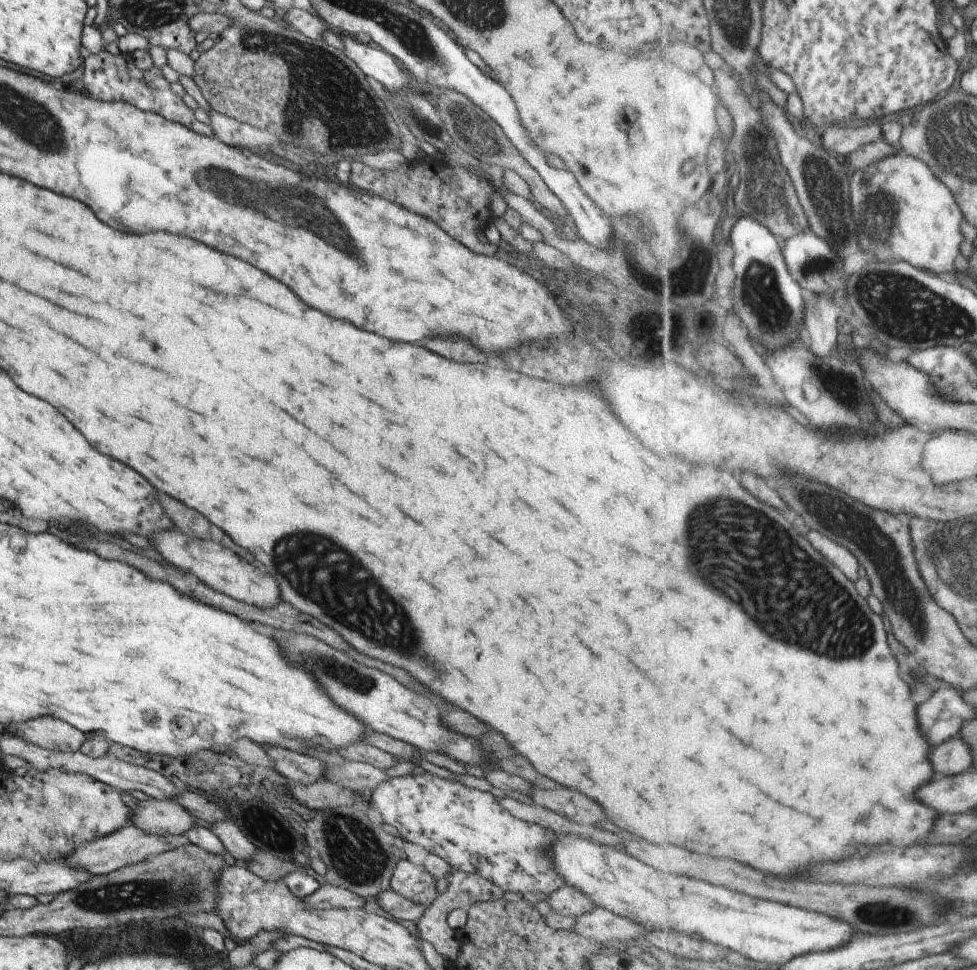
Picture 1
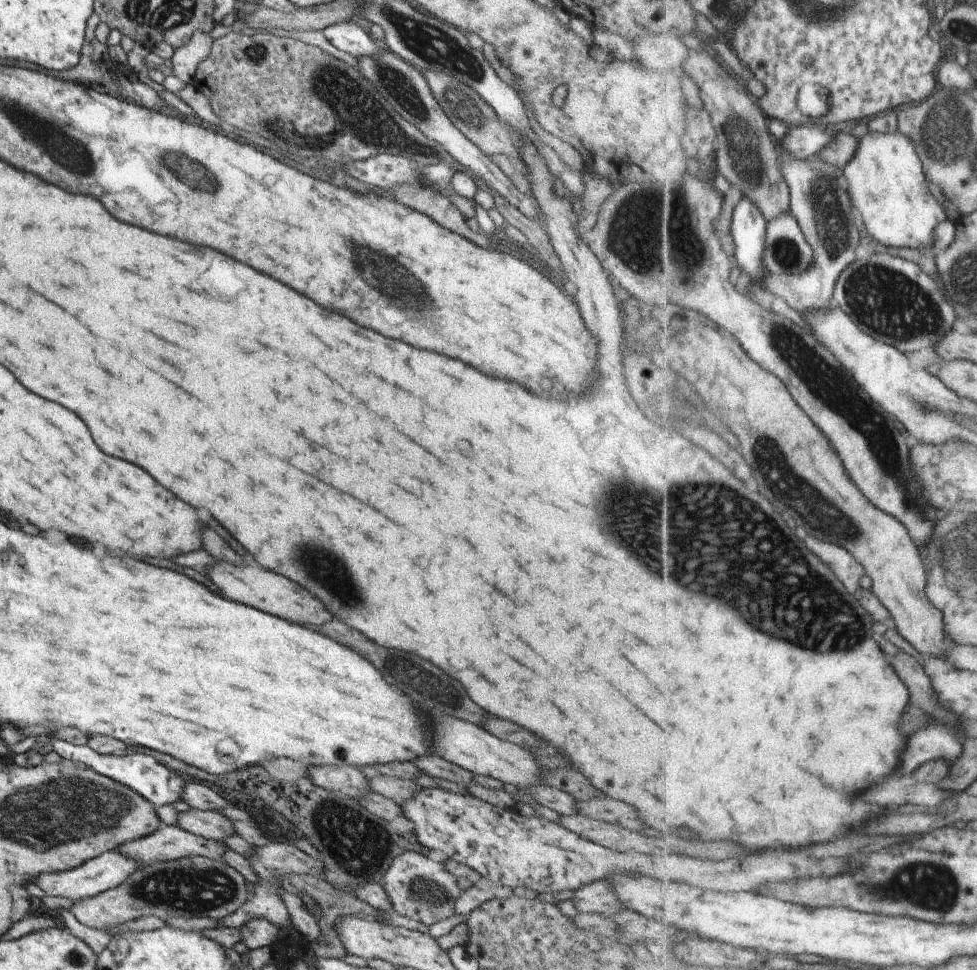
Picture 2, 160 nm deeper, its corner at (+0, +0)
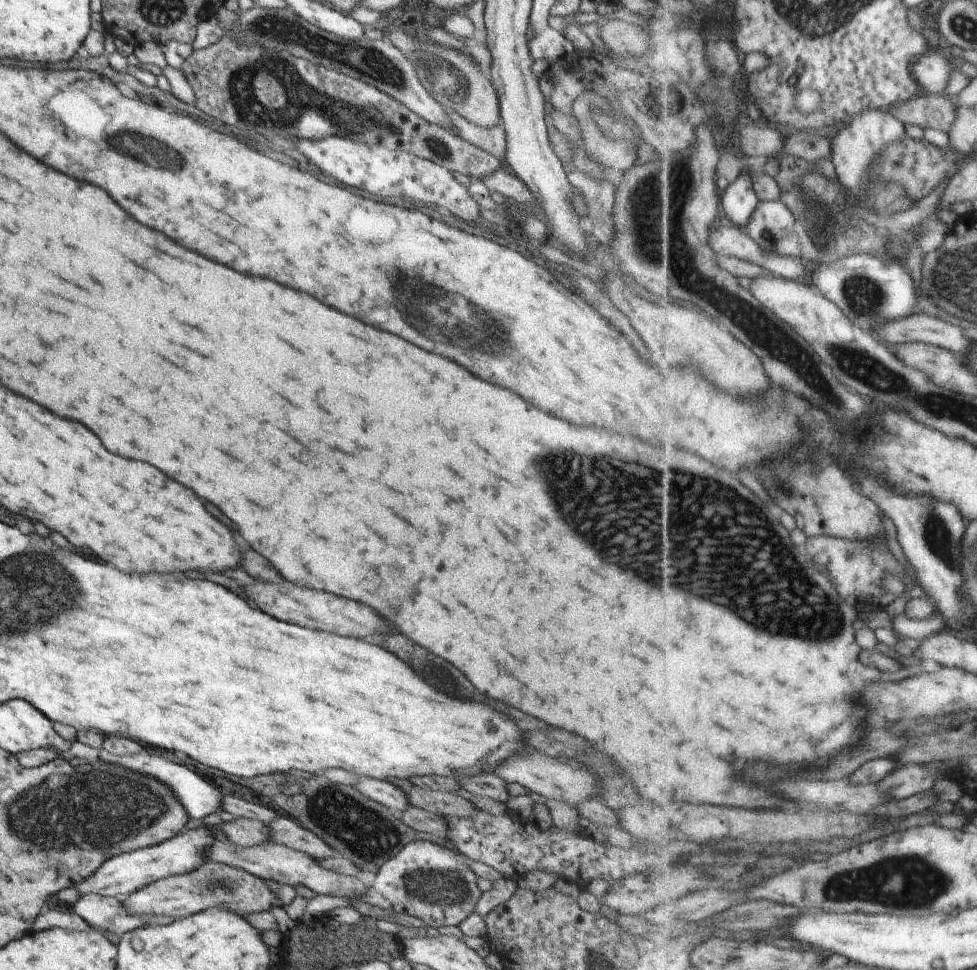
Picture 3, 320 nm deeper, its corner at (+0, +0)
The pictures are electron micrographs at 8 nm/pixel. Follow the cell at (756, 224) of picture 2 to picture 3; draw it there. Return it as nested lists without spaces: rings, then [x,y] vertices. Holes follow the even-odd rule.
[[[741,172],[736,180],[721,193],[721,196],[722,214],[725,214],[735,226],[747,229],[760,204],[757,192],[753,190],[751,174]]]

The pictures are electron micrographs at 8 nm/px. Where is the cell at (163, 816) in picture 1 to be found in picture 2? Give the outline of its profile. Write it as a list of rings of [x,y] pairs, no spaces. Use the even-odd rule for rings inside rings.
[[[189,808],[177,812],[176,824],[183,832],[189,832],[205,839],[221,841],[227,836],[235,835],[231,822],[217,811],[201,811]]]

